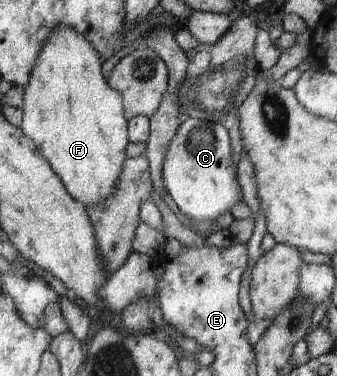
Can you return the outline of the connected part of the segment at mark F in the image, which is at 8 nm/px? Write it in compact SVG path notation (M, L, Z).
M57 25L39 49L22 101L21 130L43 153L67 192L85 208L115 194L129 142L121 95L103 77L102 62L83 34Z

